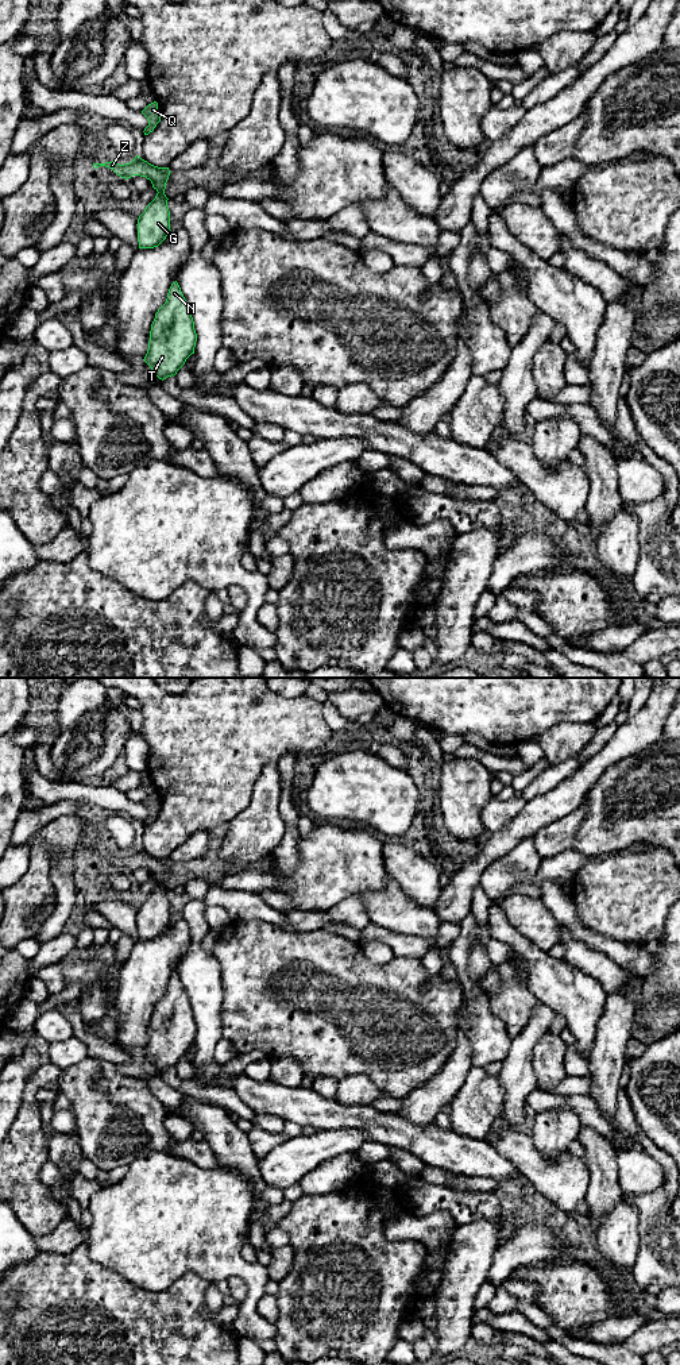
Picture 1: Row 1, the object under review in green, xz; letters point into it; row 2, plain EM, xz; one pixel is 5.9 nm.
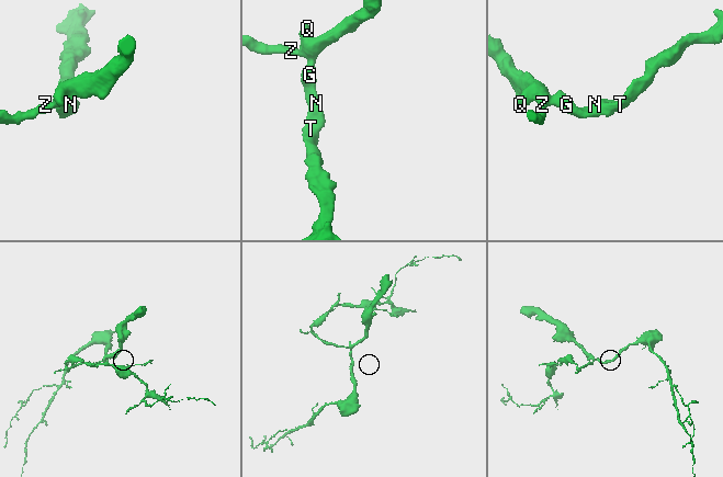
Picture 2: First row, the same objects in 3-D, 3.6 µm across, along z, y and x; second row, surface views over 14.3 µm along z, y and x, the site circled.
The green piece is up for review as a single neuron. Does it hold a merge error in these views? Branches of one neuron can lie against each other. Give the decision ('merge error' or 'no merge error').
no merge error

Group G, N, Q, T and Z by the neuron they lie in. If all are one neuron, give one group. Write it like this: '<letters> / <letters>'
G N Q T Z

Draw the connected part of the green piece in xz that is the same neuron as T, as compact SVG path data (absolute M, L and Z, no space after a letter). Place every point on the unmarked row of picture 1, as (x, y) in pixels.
M173 973L166 994L151 1015L144 1053L159 1071L174 1068L194 1045L197 1025L189 996L178 973Z

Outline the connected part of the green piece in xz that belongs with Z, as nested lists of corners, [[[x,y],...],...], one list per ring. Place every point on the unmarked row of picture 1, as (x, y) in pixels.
[[[136,847],[130,855],[124,856],[120,856],[116,852],[93,855],[94,860],[100,857],[112,860],[117,867],[125,871],[132,867],[140,867],[151,872],[152,879],[158,884],[138,910],[138,933],[139,940],[158,938],[171,922],[170,902],[167,898],[169,890],[165,886],[166,874],[171,864],[169,859],[154,857],[139,847]]]

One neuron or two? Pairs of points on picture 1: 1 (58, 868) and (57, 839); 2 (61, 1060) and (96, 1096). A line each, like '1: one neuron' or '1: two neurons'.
1: one neuron
2: two neurons

